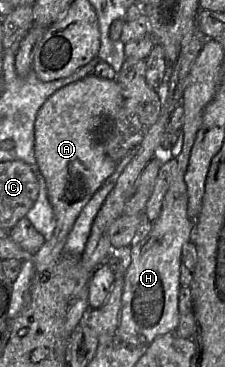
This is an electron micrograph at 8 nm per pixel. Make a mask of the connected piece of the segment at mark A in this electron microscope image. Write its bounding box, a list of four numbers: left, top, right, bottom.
[32,74,123,273]

